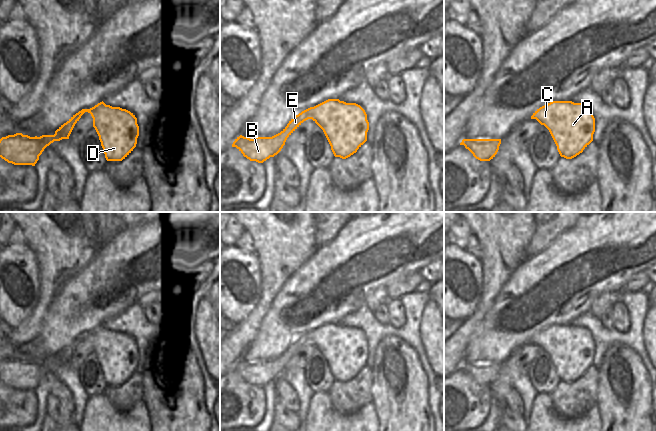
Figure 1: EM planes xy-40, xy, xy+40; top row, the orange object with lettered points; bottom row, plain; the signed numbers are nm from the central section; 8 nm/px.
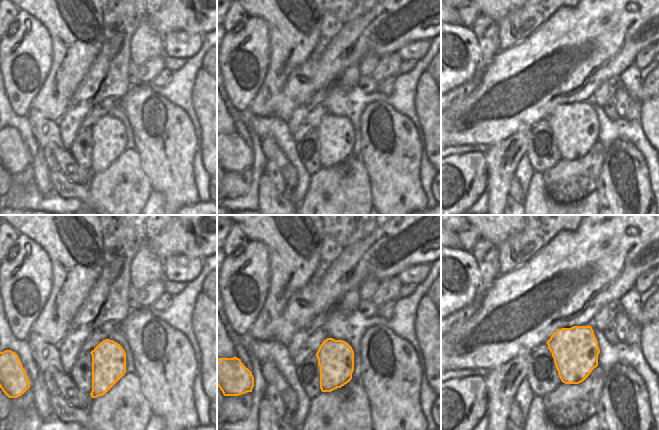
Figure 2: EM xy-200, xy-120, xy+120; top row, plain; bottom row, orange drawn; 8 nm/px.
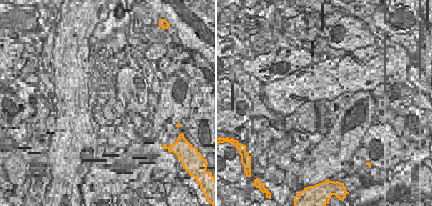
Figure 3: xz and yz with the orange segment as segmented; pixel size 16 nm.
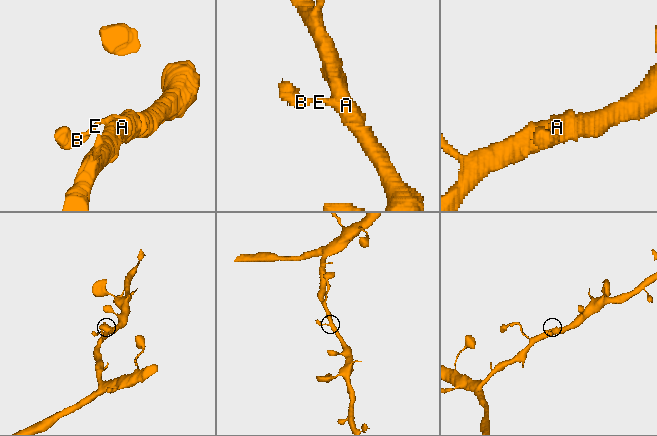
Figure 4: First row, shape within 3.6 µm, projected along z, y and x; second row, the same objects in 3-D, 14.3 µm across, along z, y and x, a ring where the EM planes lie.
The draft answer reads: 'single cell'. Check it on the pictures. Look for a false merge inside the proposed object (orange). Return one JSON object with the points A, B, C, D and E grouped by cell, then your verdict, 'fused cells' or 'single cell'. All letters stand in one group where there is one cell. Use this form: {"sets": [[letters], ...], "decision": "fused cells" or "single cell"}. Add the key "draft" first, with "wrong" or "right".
{"draft": "right", "sets": [["A", "B", "C", "D", "E"]], "decision": "single cell"}

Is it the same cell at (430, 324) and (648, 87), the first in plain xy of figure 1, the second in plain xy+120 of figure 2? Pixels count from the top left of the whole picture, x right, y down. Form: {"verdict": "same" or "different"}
{"verdict": "different"}

